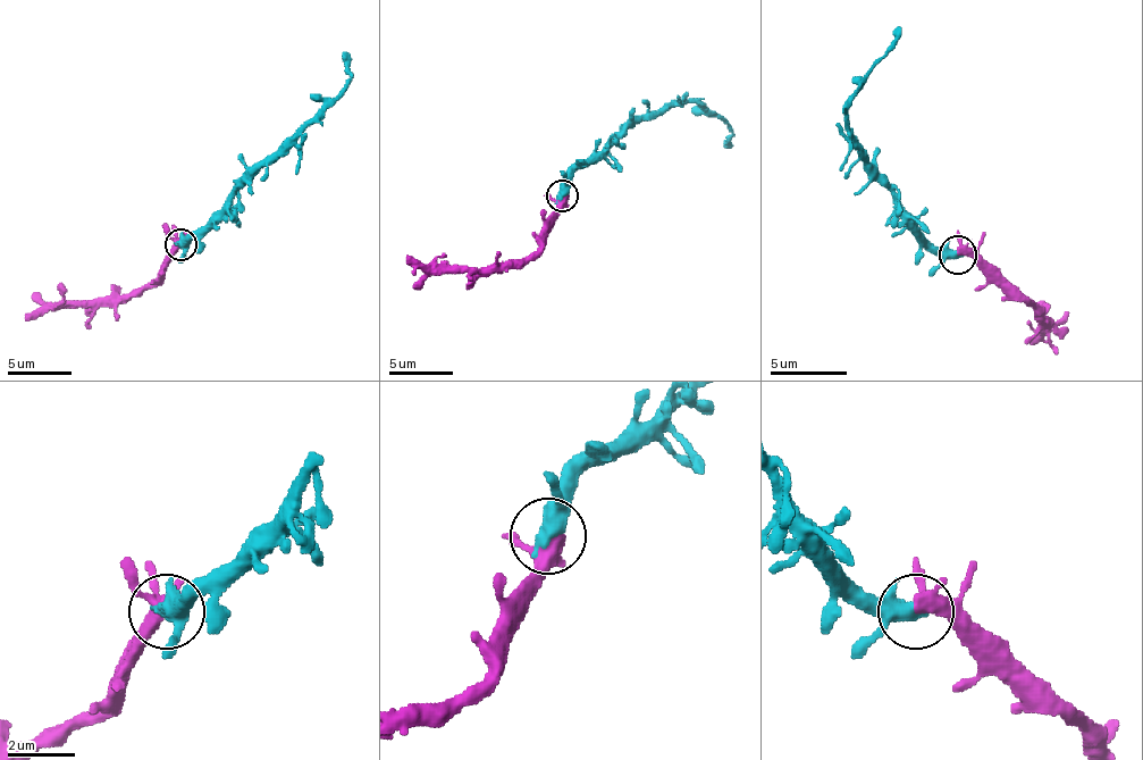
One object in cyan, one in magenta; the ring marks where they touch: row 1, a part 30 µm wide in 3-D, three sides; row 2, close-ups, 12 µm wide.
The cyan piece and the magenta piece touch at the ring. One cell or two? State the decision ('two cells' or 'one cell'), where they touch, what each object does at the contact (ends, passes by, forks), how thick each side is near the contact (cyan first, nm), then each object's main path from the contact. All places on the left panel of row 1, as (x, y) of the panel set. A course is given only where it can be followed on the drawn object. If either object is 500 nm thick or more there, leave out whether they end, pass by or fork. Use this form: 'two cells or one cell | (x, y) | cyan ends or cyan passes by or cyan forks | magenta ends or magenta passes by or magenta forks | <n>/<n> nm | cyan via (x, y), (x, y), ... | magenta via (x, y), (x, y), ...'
one cell | (181, 244) | cyan passes by | magenta forks | 400/340 nm | cyan via (181, 245), (297, 135), (345, 84), (345, 51) | magenta via (181, 245), (165, 270), (140, 290), (110, 293), (100, 300), (42, 303), (26, 319)

